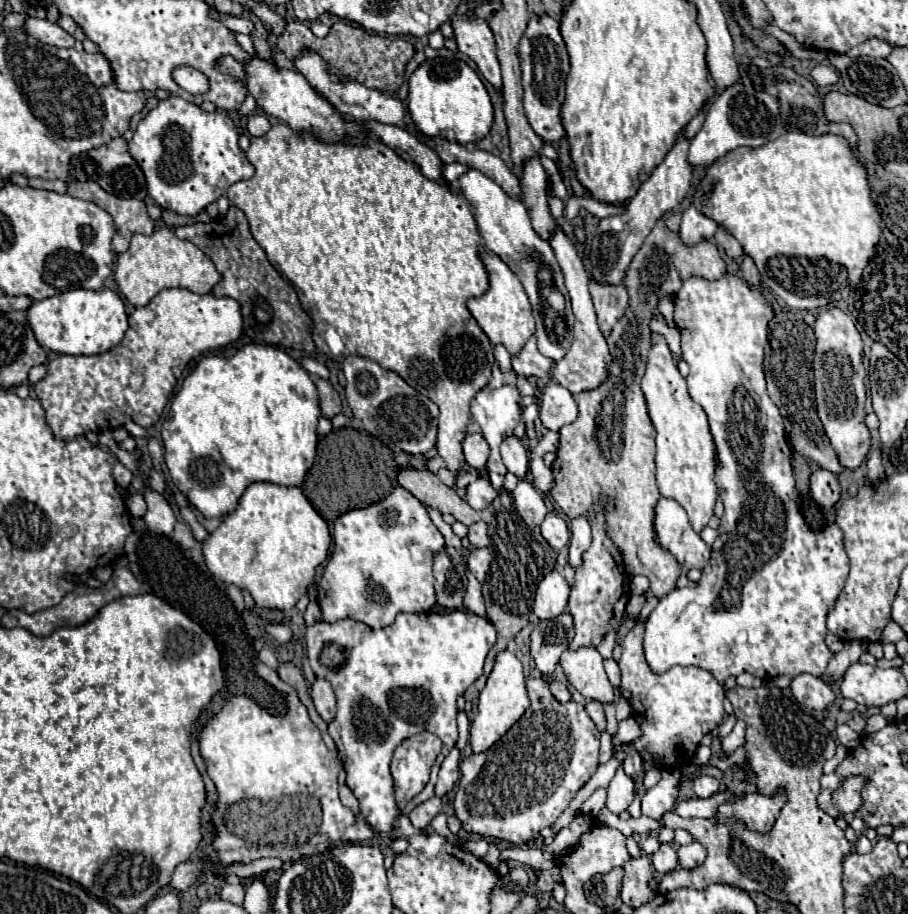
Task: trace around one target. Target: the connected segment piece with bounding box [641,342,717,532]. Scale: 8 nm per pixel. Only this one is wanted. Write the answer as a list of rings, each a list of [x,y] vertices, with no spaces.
[[[665,342],[653,344],[649,350],[645,374],[641,378],[641,390],[647,400],[649,418],[657,432],[655,464],[657,464],[659,492],[667,498],[677,500],[685,508],[693,530],[701,532],[701,528],[713,516],[713,508],[717,500],[717,486],[713,482],[715,444],[709,432],[707,414],[687,394],[685,378],[679,374],[677,360],[673,358]]]

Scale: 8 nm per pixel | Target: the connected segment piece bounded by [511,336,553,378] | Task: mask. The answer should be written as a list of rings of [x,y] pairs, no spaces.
[[[531,336],[525,346],[521,348],[519,354],[511,356],[511,364],[513,364],[513,370],[523,374],[523,376],[549,376],[551,368],[553,368],[553,360],[543,356],[537,348],[537,338]]]

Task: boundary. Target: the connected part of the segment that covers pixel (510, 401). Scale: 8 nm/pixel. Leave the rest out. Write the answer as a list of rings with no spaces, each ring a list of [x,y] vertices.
[[[505,384],[493,392],[481,390],[471,406],[473,420],[481,426],[483,436],[491,448],[491,456],[487,460],[487,470],[497,474],[507,474],[505,464],[499,454],[499,446],[505,436],[513,434],[515,426],[521,420],[521,394],[515,384]]]

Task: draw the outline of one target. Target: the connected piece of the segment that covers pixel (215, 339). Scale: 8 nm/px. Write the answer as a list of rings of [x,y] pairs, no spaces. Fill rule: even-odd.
[[[161,290],[151,298],[147,306],[137,308],[129,316],[129,328],[119,346],[105,354],[95,356],[57,356],[47,362],[47,376],[35,384],[35,394],[45,410],[45,420],[53,434],[61,440],[73,440],[75,436],[85,436],[87,432],[105,432],[123,426],[125,422],[135,422],[139,426],[153,426],[161,414],[175,384],[189,360],[199,352],[227,346],[235,342],[243,332],[243,318],[237,300],[215,298],[213,294],[193,294],[189,290]]]

